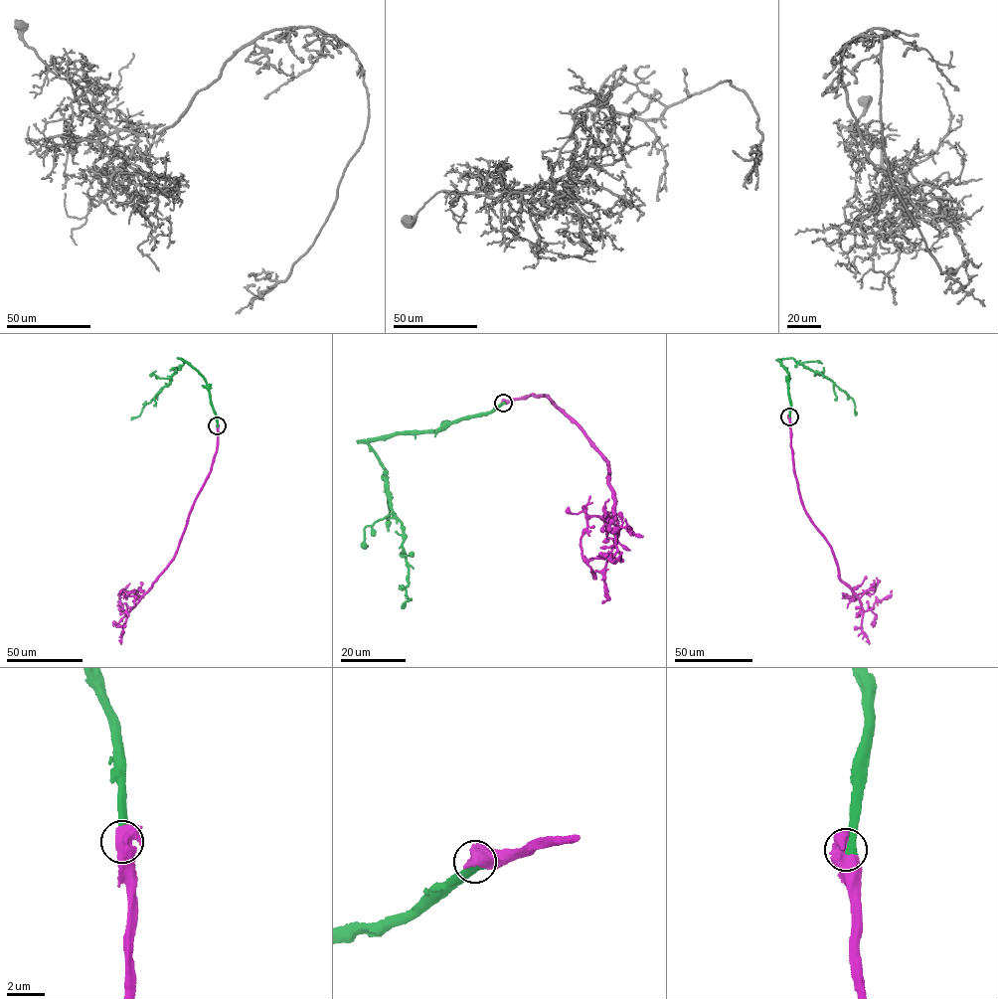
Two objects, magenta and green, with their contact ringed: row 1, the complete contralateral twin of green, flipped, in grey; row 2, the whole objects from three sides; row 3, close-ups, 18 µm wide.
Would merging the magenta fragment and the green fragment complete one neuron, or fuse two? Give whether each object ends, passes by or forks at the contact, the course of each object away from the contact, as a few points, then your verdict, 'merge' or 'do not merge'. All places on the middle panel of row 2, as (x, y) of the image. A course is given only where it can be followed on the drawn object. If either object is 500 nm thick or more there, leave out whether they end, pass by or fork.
magenta runs (503, 403), (548, 395), (608, 460), (607, 481), (618, 522), (616, 550), (605, 566), (607, 599), (602, 603); green runs (503, 403), (441, 428), (369, 442), (402, 522), (411, 599), (403, 604); merge

